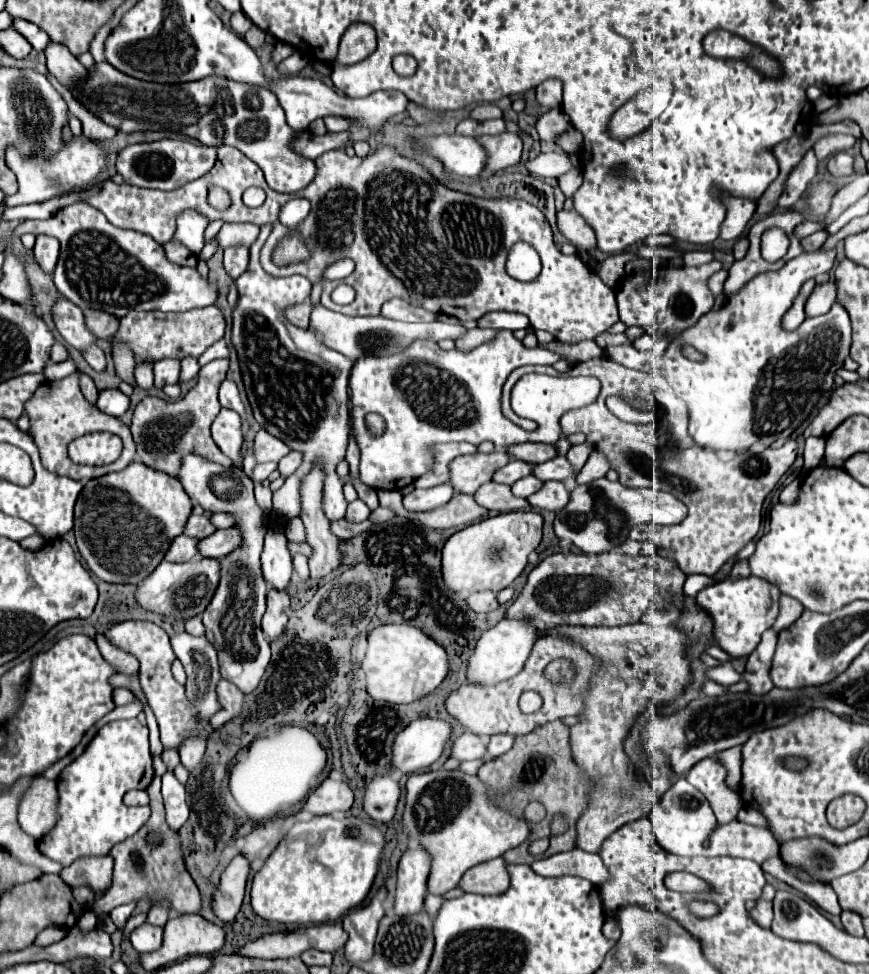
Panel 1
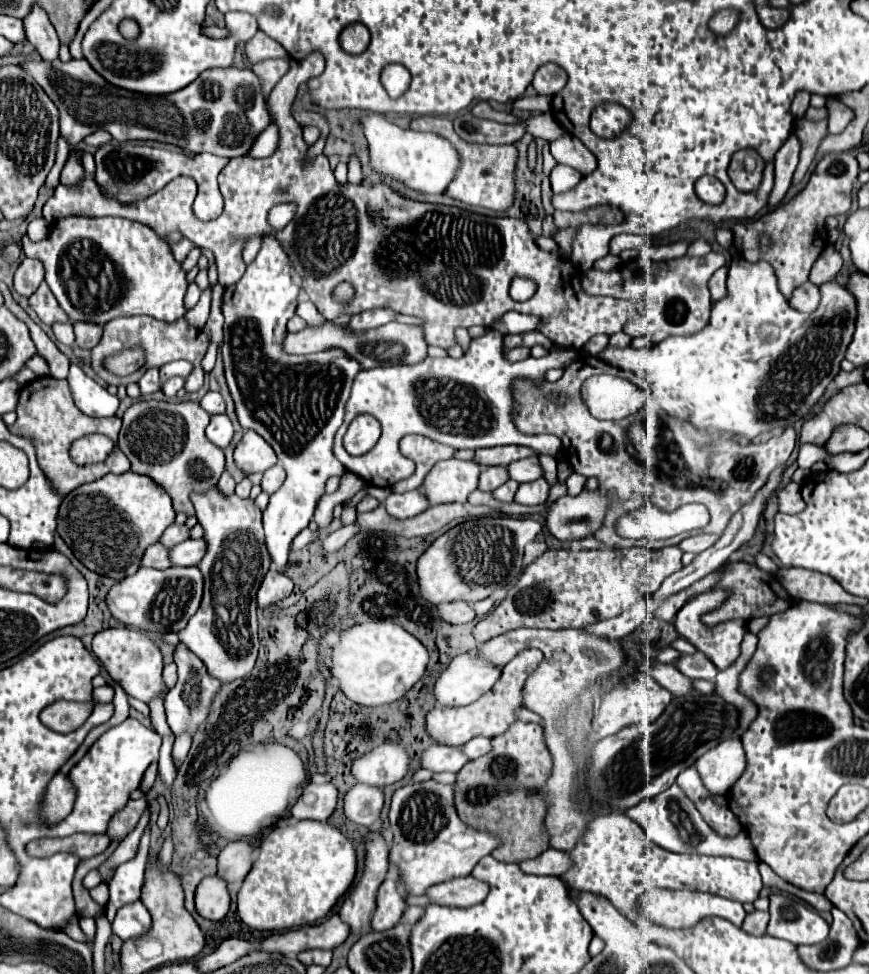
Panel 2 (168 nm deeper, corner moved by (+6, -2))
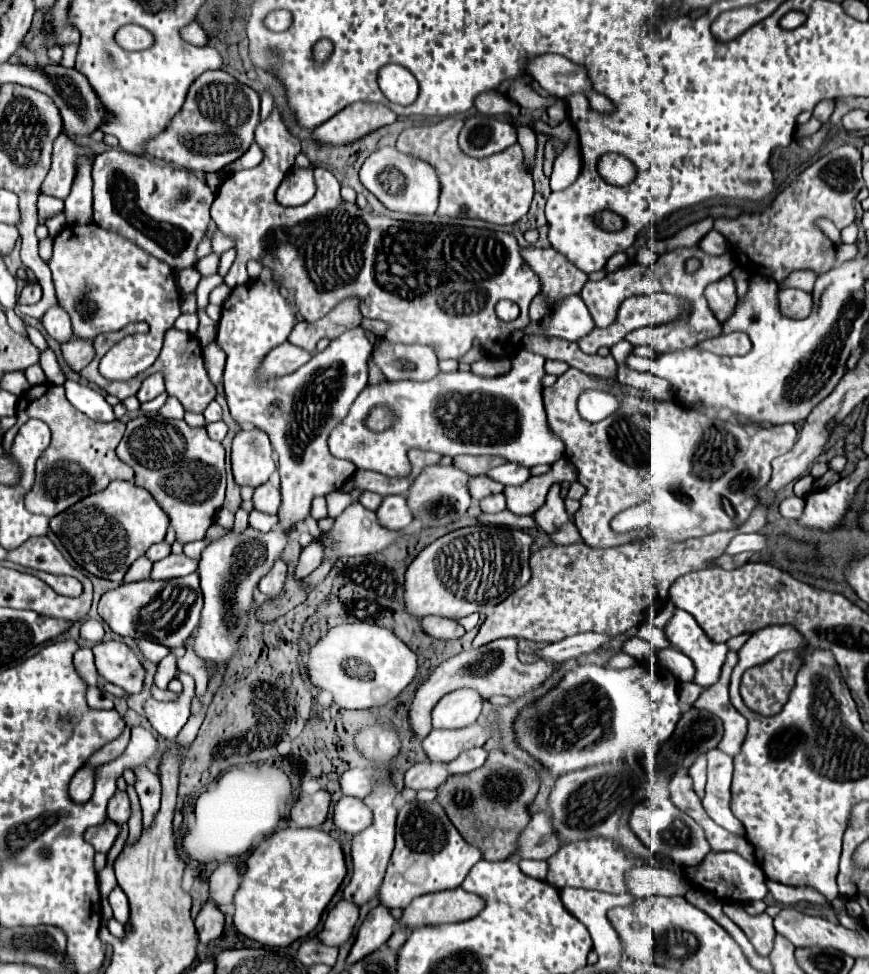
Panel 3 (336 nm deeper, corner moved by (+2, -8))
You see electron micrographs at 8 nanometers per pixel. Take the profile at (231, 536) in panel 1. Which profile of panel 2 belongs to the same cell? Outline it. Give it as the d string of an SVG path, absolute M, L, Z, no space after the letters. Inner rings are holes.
M186 540L170 548L170 560L174 566L196 566L206 554L206 540Z

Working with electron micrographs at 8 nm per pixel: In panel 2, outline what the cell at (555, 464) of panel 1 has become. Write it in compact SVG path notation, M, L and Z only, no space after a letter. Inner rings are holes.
M538 456L524 458L524 460L508 464L508 472L510 472L510 478L516 480L516 482L520 482L520 484L522 482L532 482L532 480L538 480L538 478L544 476L542 466L538 462Z

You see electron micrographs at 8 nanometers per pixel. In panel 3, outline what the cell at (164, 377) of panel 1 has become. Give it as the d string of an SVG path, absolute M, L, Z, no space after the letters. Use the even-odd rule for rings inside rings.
M154 372L154 374L150 374L150 376L142 382L136 398L138 398L140 402L148 402L148 400L154 400L154 398L156 398L158 394L162 394L162 392L164 392L162 372Z

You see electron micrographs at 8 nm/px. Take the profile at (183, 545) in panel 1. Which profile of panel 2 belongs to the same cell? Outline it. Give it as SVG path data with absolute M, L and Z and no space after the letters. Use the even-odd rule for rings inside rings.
M156 542L154 546L150 546L146 552L144 552L144 558L142 558L142 566L150 566L150 568L158 568L158 570L166 570L170 568L170 548L162 546L160 542Z

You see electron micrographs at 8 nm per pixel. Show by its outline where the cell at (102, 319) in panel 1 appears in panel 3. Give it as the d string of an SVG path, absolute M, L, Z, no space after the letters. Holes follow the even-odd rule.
M72 338L70 342L60 344L62 348L62 356L66 360L66 364L74 370L80 372L84 366L88 366L94 358L94 348L90 340L80 340L80 338Z

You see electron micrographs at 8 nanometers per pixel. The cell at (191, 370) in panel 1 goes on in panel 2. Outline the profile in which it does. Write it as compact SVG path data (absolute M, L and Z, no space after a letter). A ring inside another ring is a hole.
M174 376L174 378L170 378L170 380L166 380L164 382L164 386L162 386L162 392L168 396L168 398L174 398L176 396L176 392L180 390L180 388L184 388L184 378L180 378L180 376Z

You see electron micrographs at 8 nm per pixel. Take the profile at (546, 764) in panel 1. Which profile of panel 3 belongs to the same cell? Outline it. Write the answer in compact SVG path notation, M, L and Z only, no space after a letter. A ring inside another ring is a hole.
M492 750L482 768L478 768L470 774L462 774L462 776L450 776L446 780L446 784L438 786L436 802L442 804L444 812L448 814L450 822L458 828L462 838L468 844L482 850L484 860L506 860L508 856L512 856L512 852L516 848L518 834L524 830L524 826L530 820L530 812L524 808L524 790L538 790L538 778L536 778L534 770L500 750Z

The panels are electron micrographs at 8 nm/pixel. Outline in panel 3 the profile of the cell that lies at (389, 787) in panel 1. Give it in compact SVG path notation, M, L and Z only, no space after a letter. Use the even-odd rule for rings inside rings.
M344 796L334 804L334 826L346 834L362 832L370 822L370 808L360 798Z

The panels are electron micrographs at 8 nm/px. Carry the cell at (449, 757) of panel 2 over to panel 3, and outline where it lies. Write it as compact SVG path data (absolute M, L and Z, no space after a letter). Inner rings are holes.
M418 762L404 774L404 786L412 790L434 790L448 778L446 764Z

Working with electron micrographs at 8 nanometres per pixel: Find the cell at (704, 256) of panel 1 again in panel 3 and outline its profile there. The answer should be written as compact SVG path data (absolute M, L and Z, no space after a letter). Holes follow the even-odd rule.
M710 230L700 242L698 242L698 246L704 250L704 252L708 252L708 254L712 254L712 256L718 256L718 254L722 254L722 252L726 252L726 248L728 248L728 242L726 242L726 238L720 234L720 232L716 232L716 230Z

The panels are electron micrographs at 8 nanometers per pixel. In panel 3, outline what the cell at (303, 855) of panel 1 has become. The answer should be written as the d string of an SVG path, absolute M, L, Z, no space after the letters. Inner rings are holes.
M282 828L274 836L266 838L246 860L246 872L242 876L240 888L234 896L234 926L240 934L256 940L264 946L290 946L294 940L308 936L320 922L320 916L338 886L346 876L346 862L340 842L334 840L320 828Z

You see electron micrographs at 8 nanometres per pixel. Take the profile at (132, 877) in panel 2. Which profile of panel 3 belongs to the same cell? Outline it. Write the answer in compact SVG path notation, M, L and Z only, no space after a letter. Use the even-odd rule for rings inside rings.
M136 768L134 776L136 776L134 788L138 792L142 814L144 814L144 828L148 828L152 824L154 814L160 808L160 782L158 782L158 776L148 768Z

